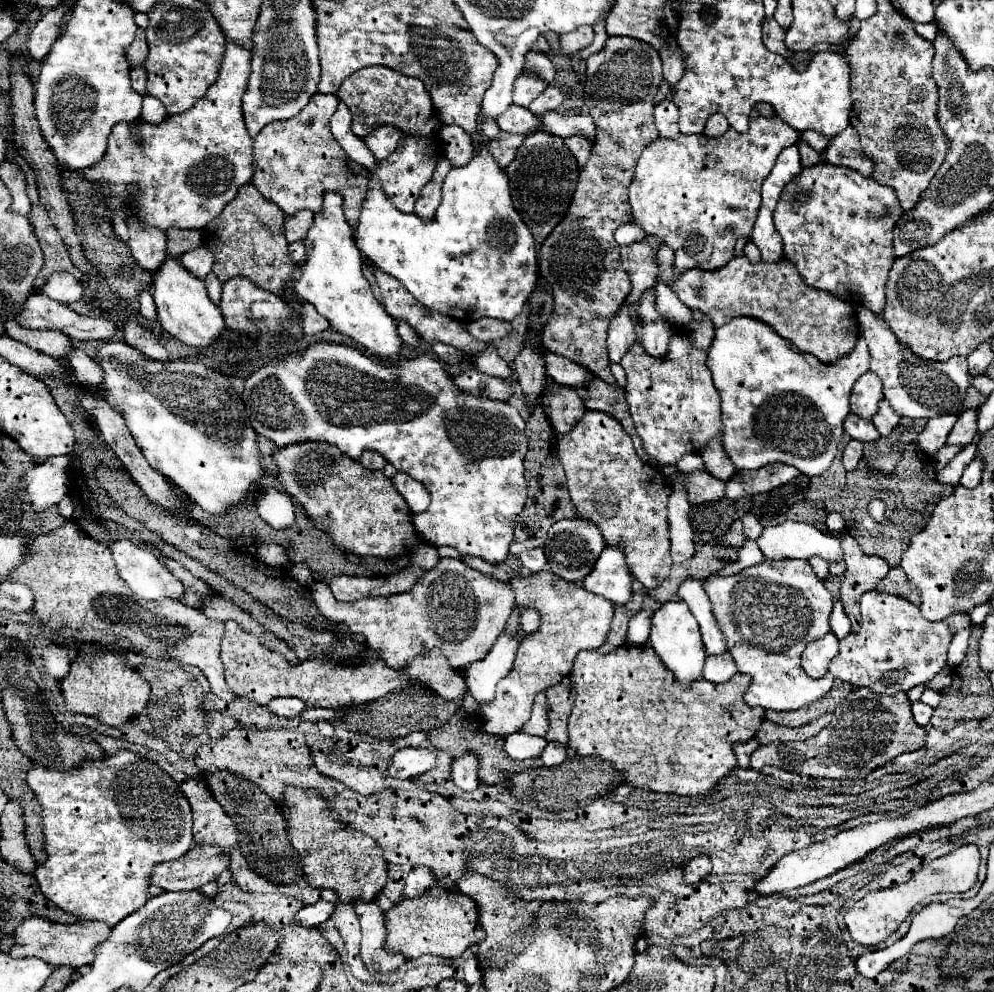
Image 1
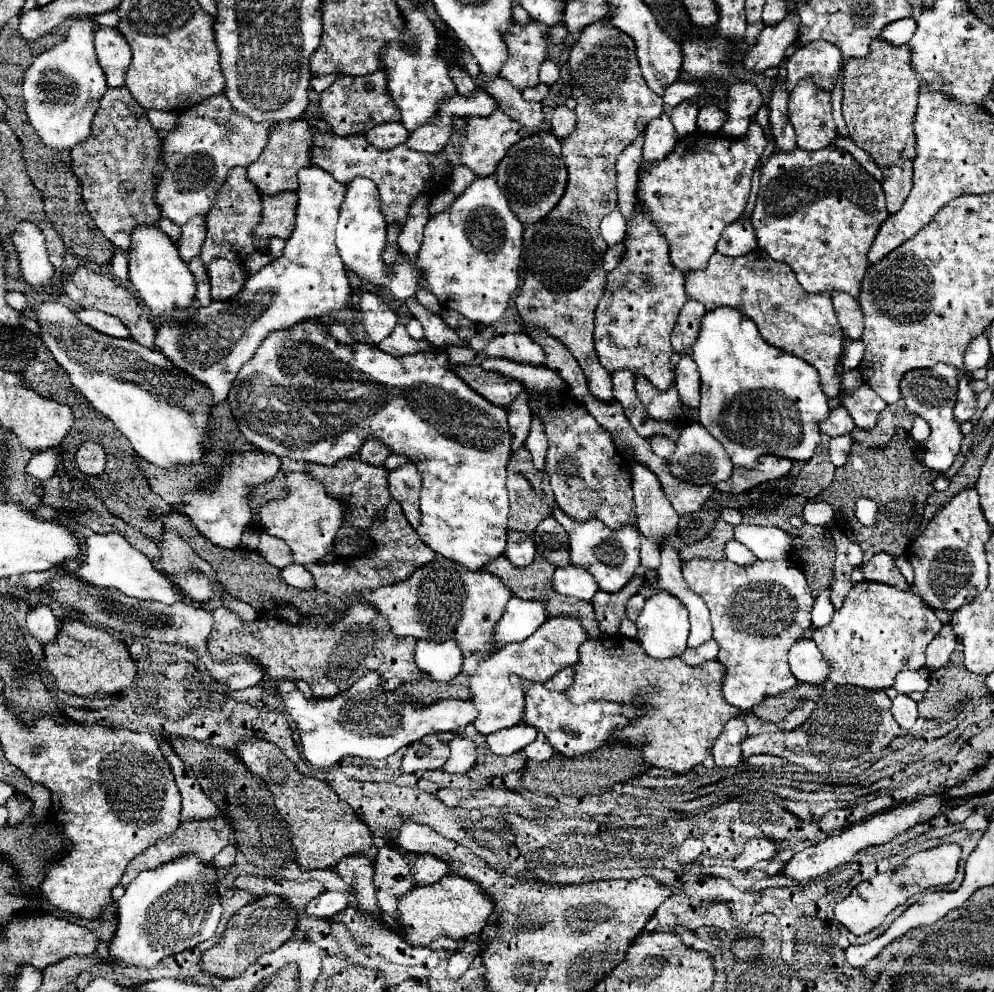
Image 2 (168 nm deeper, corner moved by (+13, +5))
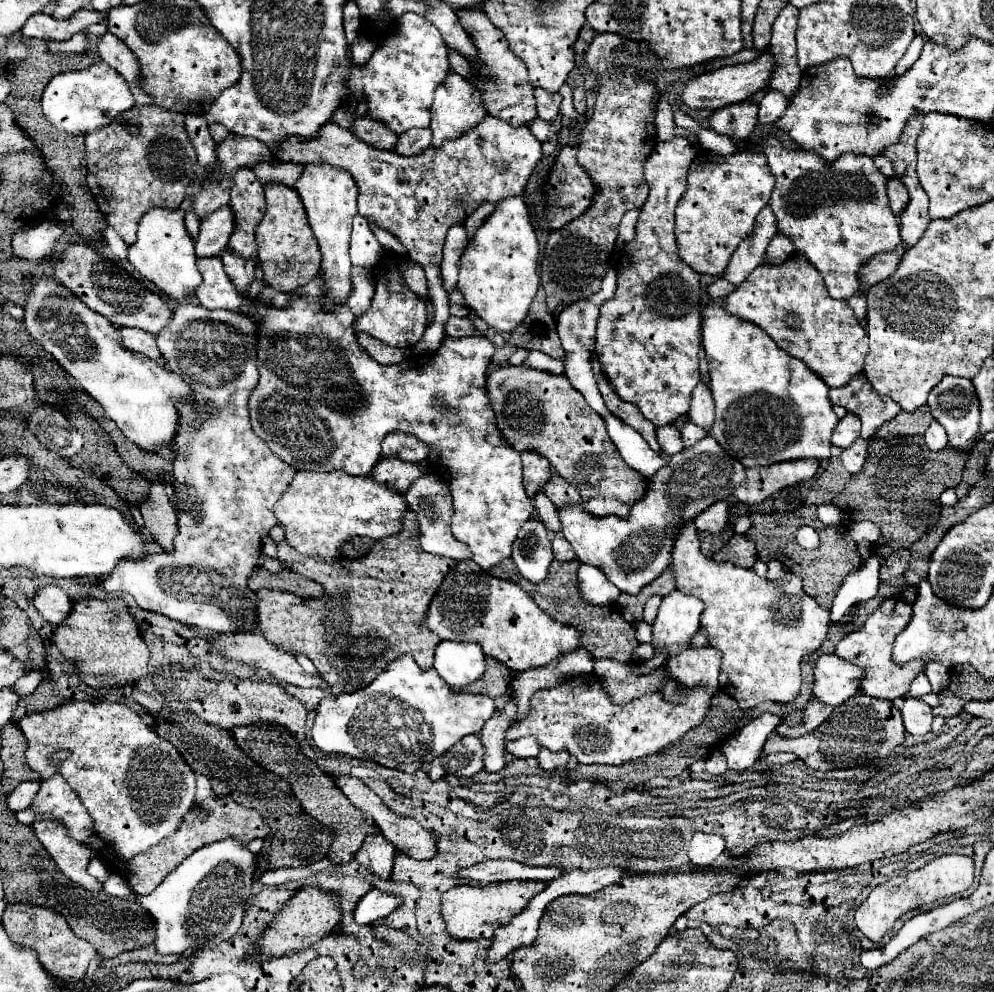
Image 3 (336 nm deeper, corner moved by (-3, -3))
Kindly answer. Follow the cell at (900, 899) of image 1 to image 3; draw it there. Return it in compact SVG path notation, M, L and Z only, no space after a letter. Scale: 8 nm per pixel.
M940 856L932 862L928 862L924 868L908 872L908 874L900 874L894 880L876 886L870 896L858 906L854 920L858 924L858 928L862 930L862 934L866 938L870 938L872 942L880 942L888 930L892 930L894 922L914 910L914 908L922 908L928 906L932 902L936 902L938 898L944 896L954 896L958 892L964 892L972 886L974 880L974 860L970 856Z

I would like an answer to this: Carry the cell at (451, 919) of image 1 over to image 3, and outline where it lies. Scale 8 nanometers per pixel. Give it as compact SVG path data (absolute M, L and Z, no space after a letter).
M492 882L486 886L454 886L452 890L444 892L440 912L446 922L446 928L452 938L456 940L480 940L492 938L494 930L506 926L524 906L528 906L530 898L544 890L544 882Z

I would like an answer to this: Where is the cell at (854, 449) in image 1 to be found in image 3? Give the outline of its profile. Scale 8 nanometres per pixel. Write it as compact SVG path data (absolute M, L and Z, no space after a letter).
M858 438L852 446L844 448L844 452L842 452L842 464L844 464L844 468L850 474L856 474L856 472L862 470L864 460L866 460L866 446L868 446L866 440Z

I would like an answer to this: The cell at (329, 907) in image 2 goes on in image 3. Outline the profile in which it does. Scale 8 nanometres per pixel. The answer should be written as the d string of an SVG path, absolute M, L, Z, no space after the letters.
M370 890L368 894L364 894L358 900L358 904L354 908L354 922L356 924L372 924L376 920L382 920L392 910L396 910L398 904L400 904L398 896L390 896L380 890Z

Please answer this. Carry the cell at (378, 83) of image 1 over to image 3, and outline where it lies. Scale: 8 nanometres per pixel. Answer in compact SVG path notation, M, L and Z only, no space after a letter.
M354 114L350 130L354 136L358 136L360 140L364 140L370 146L376 146L380 150L392 150L396 144L396 138L398 138L398 134L392 134L392 130L388 130L384 126L384 122L370 118L368 114L364 114L364 116Z

